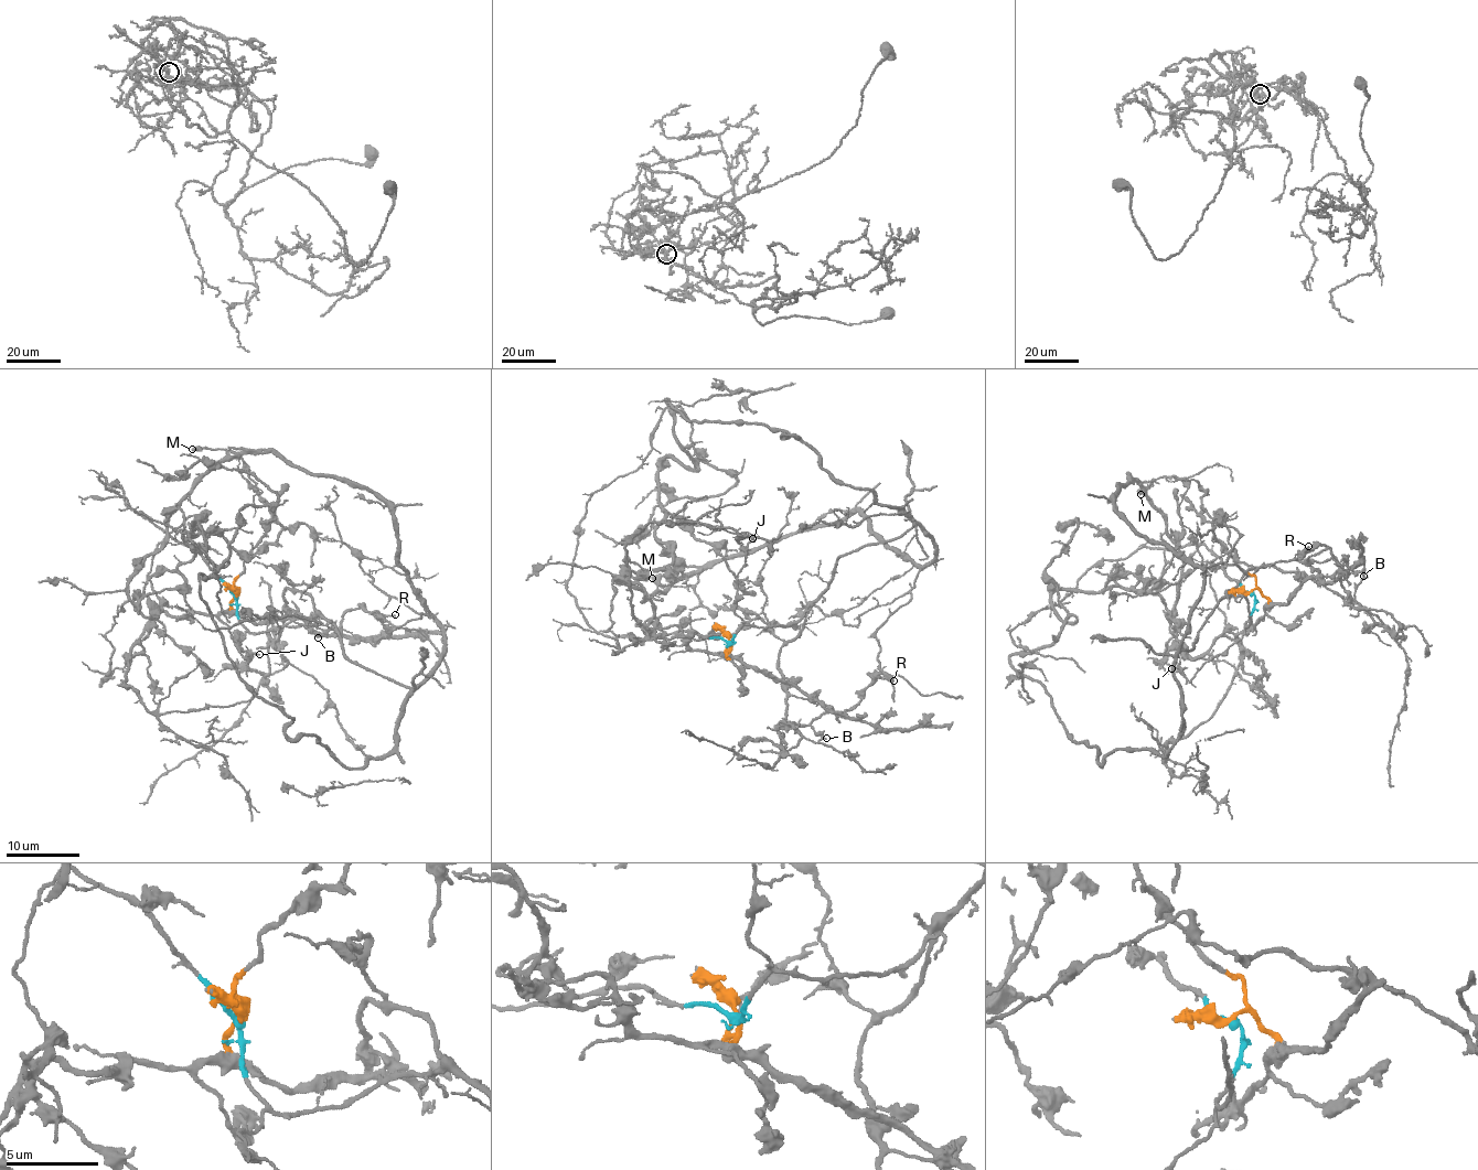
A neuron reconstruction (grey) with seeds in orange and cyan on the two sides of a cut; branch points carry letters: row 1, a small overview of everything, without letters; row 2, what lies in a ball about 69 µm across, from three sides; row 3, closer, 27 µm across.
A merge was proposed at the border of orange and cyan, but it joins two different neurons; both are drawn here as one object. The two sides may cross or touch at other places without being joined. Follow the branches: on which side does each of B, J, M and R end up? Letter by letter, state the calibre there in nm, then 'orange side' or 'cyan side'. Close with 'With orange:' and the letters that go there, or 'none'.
B: 110 nm thick; orange side
J: 170 nm thick; cyan side
M: 500 nm thick; cyan side
R: 130 nm thick; orange side
With orange: B, R

